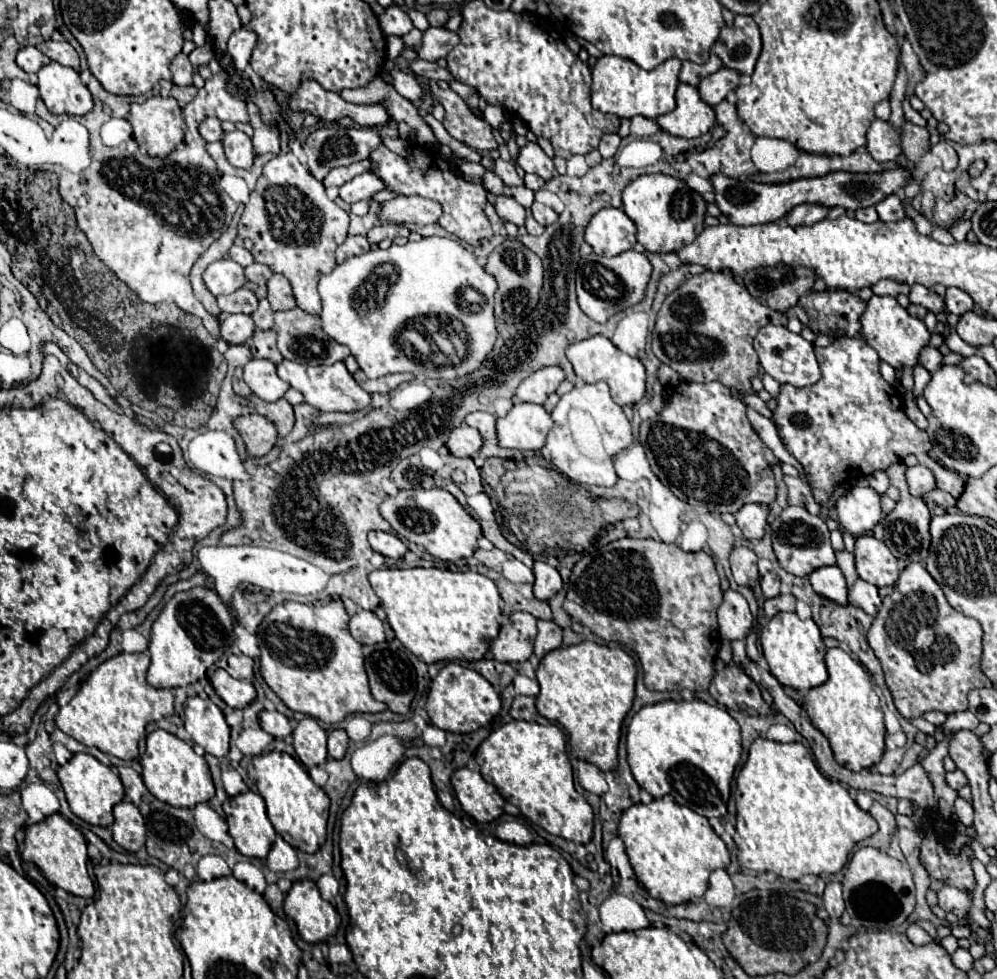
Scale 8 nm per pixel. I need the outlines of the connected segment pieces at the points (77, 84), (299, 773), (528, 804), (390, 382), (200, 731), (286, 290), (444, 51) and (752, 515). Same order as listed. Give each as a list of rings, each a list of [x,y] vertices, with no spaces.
[[[55,61],[39,69],[39,91],[47,109],[55,115],[85,115],[93,109],[93,95],[75,69]]]
[[[269,751],[251,759],[247,775],[255,781],[259,795],[267,803],[267,815],[275,831],[291,843],[291,847],[317,853],[327,837],[327,817],[329,817],[329,797],[325,791],[313,783],[303,765],[299,765],[291,755]]]
[[[511,721],[505,723],[503,727],[495,729],[477,749],[475,761],[481,767],[483,779],[493,783],[503,799],[507,803],[513,803],[515,807],[521,809],[521,813],[543,827],[551,835],[559,835],[567,841],[587,845],[593,837],[593,809],[587,803],[587,799],[575,789],[573,781],[573,769],[567,759],[567,741],[563,731],[557,725],[539,725],[539,723],[529,723],[529,721]]]
[[[363,371],[353,373],[355,381],[361,385],[361,389],[365,389],[367,393],[389,393],[395,387],[399,387],[405,381],[413,381],[415,375],[413,373],[395,373],[395,375],[383,375],[379,379],[367,379],[363,375]]]
[[[197,695],[189,697],[185,703],[185,729],[205,753],[219,759],[227,755],[231,729],[213,701],[203,701]]]
[[[273,275],[267,281],[267,299],[273,311],[291,311],[297,307],[293,297],[293,287],[283,275]]]
[[[429,27],[423,33],[423,45],[419,57],[427,61],[437,61],[441,57],[447,57],[457,45],[459,45],[459,33],[447,27]]]
[[[743,505],[735,517],[737,525],[741,527],[743,535],[747,539],[761,539],[765,535],[765,525],[767,525],[767,515],[769,511],[763,505]]]

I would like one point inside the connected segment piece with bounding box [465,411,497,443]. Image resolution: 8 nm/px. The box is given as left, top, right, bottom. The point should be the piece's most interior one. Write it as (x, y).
(485, 422)

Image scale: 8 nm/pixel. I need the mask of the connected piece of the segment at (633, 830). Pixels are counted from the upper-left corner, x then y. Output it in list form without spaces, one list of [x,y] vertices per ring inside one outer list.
[[[671,795],[653,799],[649,805],[637,803],[625,809],[619,821],[619,837],[625,843],[639,883],[651,897],[671,905],[701,899],[711,871],[729,865],[729,851],[709,821],[689,807],[677,805]]]

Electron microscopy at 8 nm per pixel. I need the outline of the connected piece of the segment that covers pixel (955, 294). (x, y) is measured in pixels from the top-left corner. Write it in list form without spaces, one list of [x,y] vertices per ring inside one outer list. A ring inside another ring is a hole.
[[[949,287],[945,293],[945,305],[949,313],[963,315],[963,311],[973,309],[973,299],[965,291],[959,291],[957,287]]]

